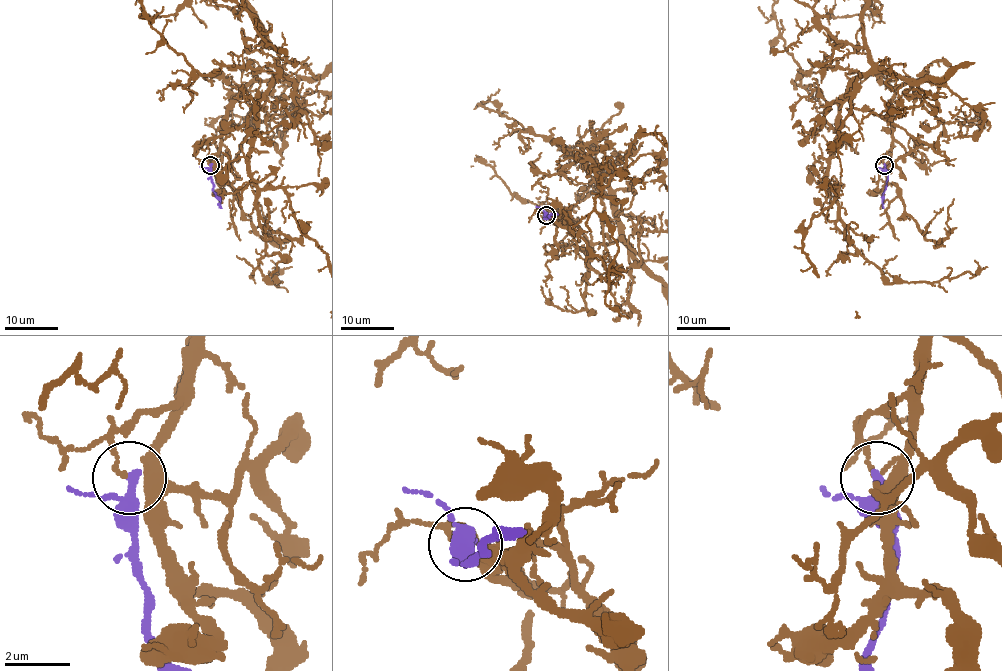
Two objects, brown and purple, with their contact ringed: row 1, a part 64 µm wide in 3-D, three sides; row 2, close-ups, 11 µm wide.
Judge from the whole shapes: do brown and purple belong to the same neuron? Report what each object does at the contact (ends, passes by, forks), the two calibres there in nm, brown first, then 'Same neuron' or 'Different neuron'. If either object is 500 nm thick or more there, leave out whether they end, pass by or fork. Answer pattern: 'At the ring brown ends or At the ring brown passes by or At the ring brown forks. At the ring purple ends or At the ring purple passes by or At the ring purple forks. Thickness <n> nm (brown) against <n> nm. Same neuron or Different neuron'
At the ring brown ends. At the ring purple passes by. Thickness 120 nm (brown) against 300 nm. Different neuron

